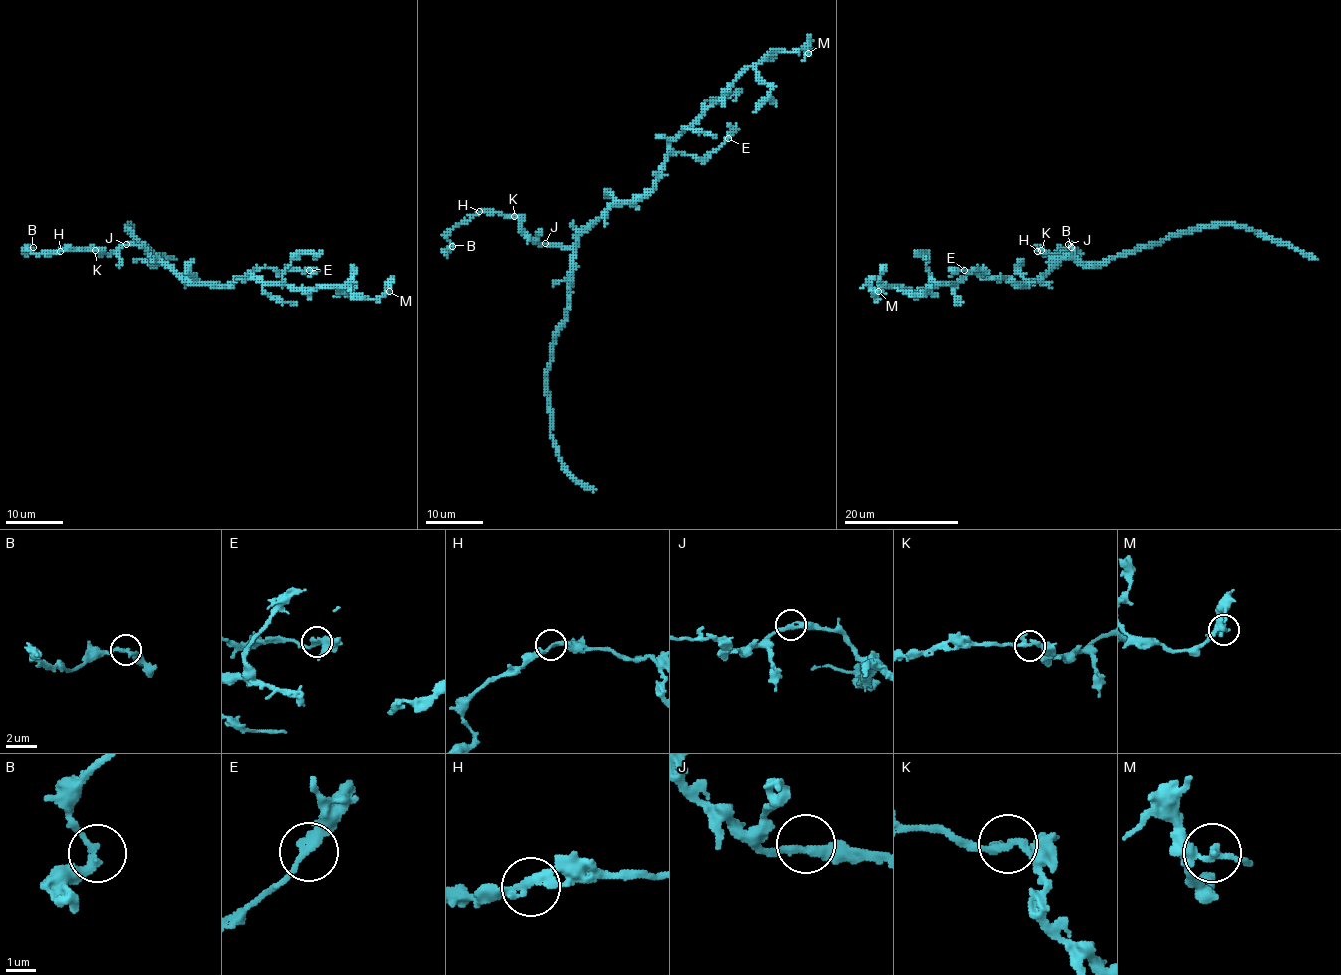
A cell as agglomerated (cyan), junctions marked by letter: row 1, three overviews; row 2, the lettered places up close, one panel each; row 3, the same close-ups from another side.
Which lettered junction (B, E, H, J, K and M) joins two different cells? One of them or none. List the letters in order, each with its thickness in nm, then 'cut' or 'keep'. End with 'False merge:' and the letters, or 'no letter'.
B: calibre 240 nm; keep
E: calibre 280 nm; keep
H: calibre 280 nm; keep
J: calibre 300 nm; keep
K: calibre 260 nm; keep
M: calibre 220 nm; keep
False merge: no letter

